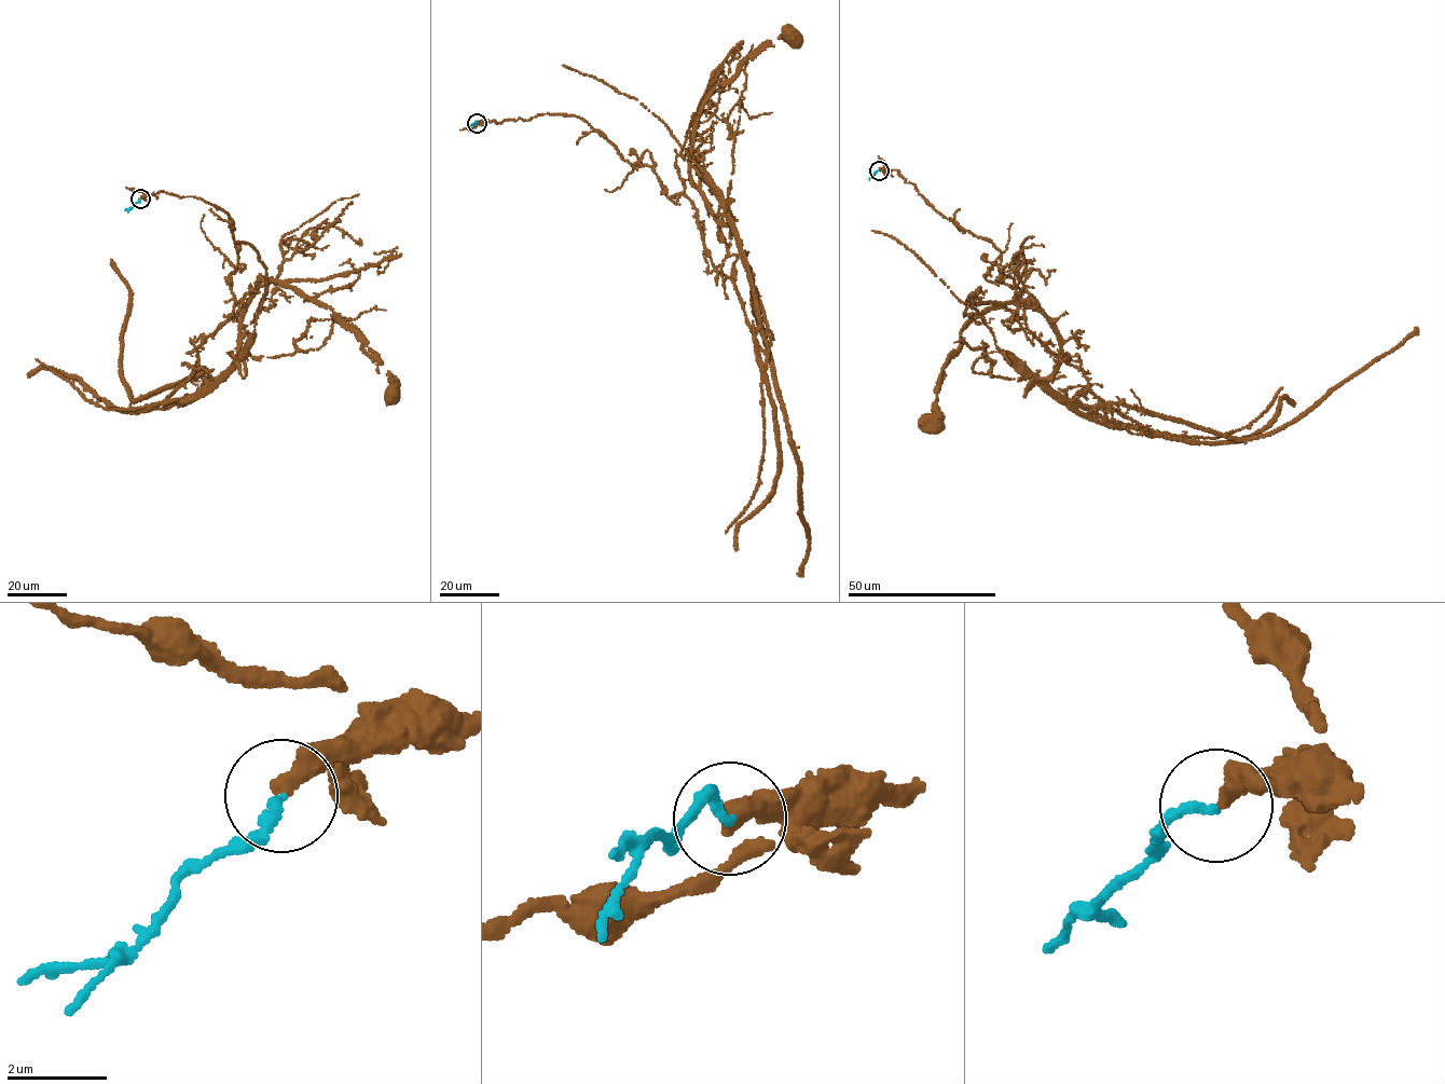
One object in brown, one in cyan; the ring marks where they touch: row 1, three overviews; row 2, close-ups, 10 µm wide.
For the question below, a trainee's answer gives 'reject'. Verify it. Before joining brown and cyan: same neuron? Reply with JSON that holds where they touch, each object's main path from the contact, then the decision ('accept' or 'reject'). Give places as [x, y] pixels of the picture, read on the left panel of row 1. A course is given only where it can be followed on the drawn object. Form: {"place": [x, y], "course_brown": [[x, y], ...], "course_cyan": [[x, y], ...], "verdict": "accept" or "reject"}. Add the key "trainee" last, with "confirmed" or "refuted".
{"place": [140, 199], "course_brown": [[139, 199], [215, 205], [236, 243], [234, 310], [164, 401], [211, 392], [259, 278], [344, 320], [391, 397]], "course_cyan": [[140, 199], [124, 209]], "verdict": "accept", "trainee": "refuted"}

